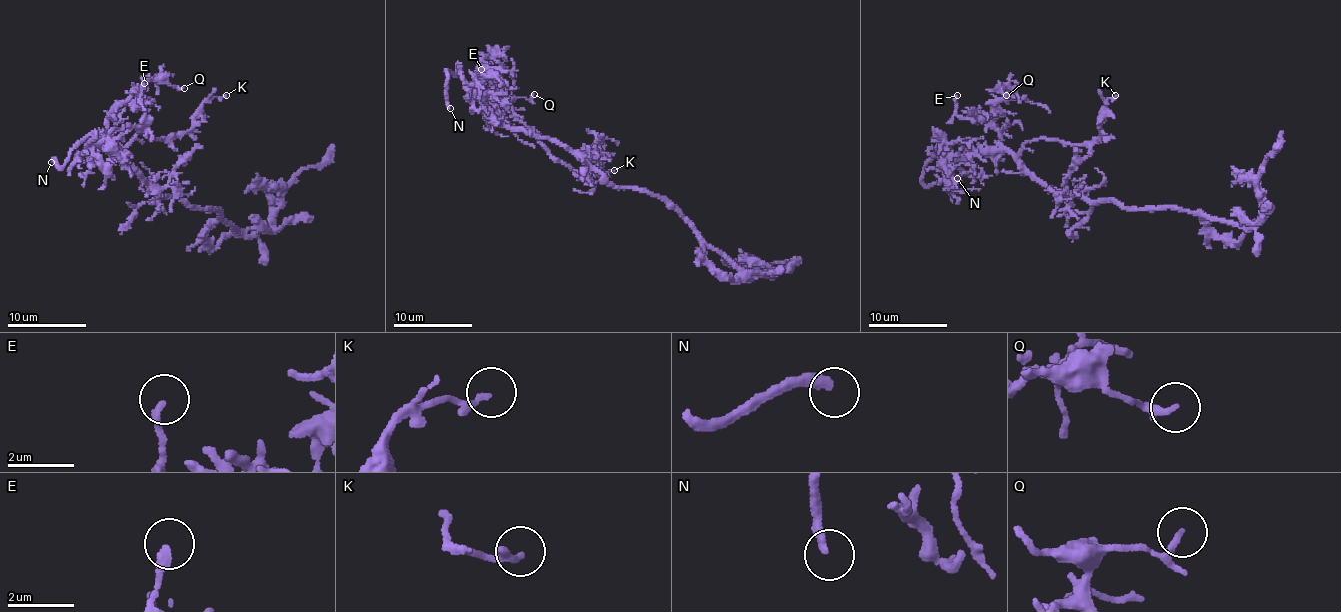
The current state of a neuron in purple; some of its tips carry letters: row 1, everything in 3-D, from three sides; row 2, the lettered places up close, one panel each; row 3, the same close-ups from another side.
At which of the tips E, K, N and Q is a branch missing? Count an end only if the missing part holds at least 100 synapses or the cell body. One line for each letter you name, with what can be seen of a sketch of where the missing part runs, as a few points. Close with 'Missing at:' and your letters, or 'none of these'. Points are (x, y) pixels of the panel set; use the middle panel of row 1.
N: Course of what is missing: (450, 108), (463, 142), (461, 155), (467, 163)
Missing at: N

